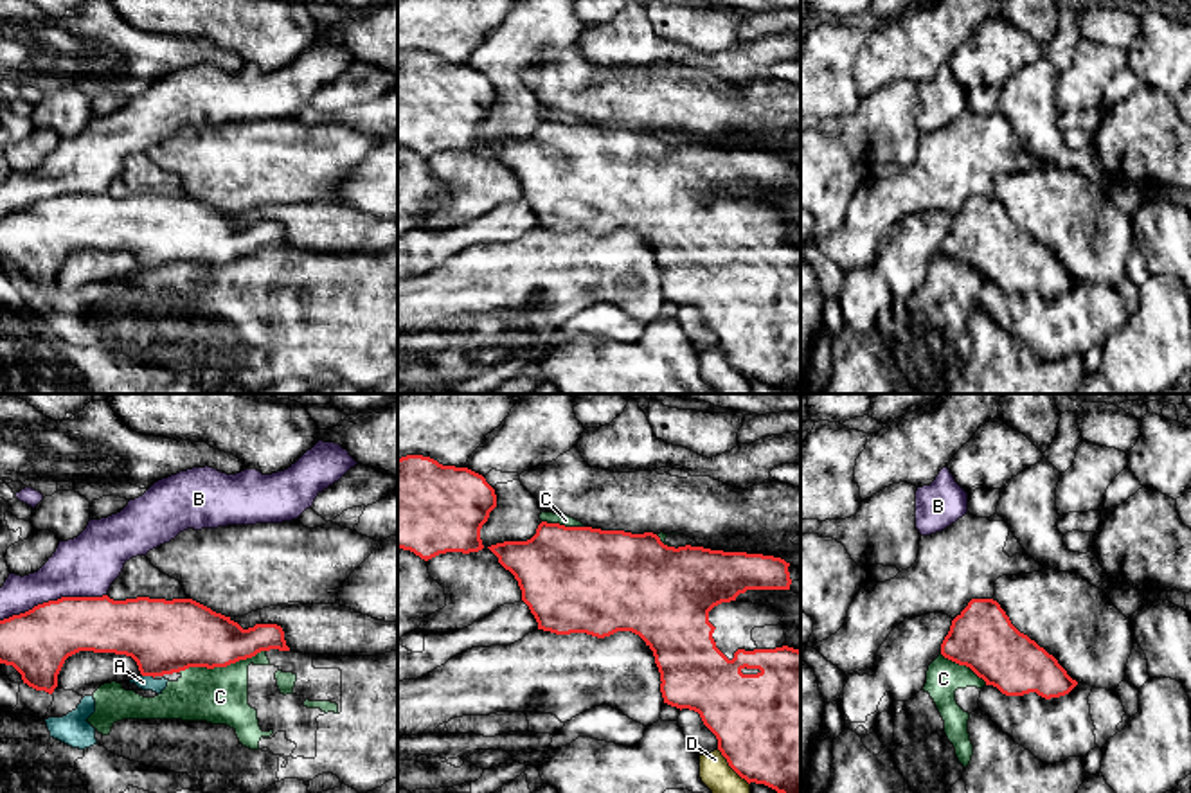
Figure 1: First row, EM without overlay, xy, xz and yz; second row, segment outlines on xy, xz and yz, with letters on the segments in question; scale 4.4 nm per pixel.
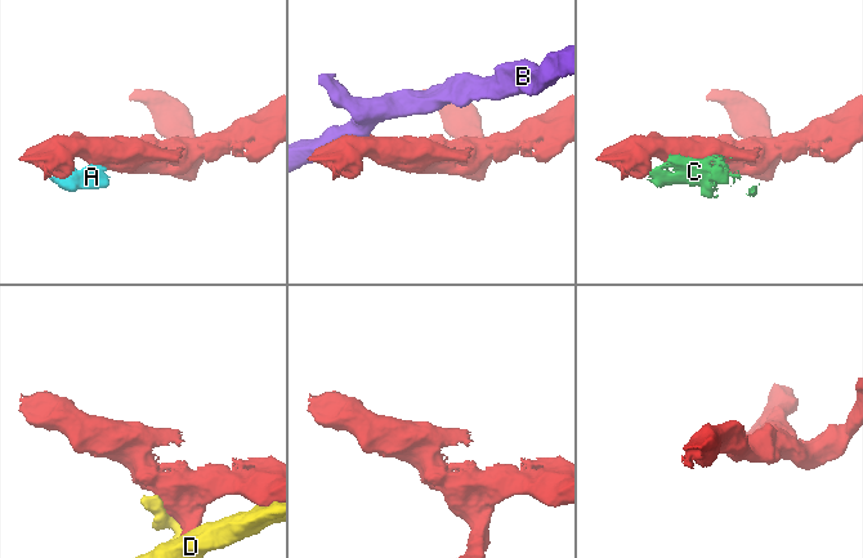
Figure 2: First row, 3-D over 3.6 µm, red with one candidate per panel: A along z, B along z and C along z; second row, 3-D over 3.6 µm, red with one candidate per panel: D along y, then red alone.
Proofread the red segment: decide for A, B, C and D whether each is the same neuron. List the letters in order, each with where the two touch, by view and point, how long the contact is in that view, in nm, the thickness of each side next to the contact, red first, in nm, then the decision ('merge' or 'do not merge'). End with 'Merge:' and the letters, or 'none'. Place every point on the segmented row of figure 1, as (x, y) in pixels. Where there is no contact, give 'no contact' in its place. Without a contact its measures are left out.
A: xy (148, 675) | 70 nm | 320/60 nm | do not merge
B: xy (53, 601) | 480 nm | 300/280 nm | do not merge
C: xy (222, 666) | 400 nm | 320/260 nm | do not merge
D: xz (731, 766) | 220 nm | 500/140 nm | do not merge
Merge: none

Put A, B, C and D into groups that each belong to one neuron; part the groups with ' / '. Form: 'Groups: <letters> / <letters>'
Groups: A C / B / D

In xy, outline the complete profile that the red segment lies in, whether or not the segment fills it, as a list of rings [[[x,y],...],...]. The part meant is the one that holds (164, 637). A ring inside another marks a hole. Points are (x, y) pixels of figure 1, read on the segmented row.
[[[61,597],[0,620],[0,664],[13,665],[23,683],[49,694],[58,687],[65,660],[79,651],[131,656],[142,676],[155,678],[189,667],[227,667],[270,649],[290,651],[281,626],[255,624],[243,629],[230,617],[193,599]]]

